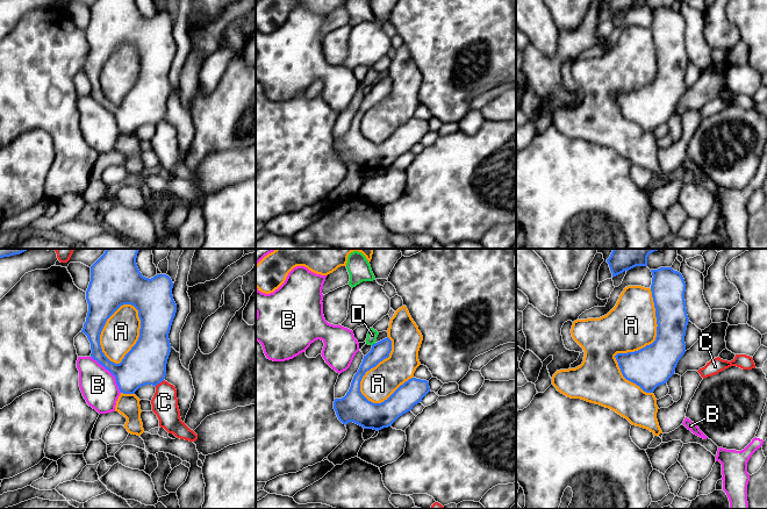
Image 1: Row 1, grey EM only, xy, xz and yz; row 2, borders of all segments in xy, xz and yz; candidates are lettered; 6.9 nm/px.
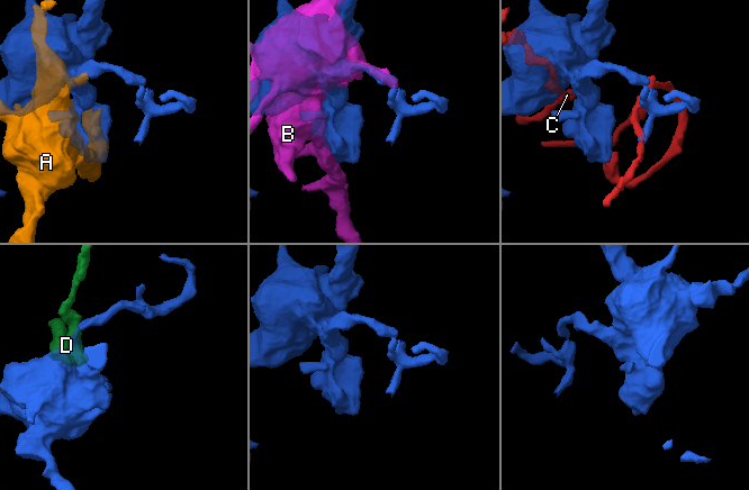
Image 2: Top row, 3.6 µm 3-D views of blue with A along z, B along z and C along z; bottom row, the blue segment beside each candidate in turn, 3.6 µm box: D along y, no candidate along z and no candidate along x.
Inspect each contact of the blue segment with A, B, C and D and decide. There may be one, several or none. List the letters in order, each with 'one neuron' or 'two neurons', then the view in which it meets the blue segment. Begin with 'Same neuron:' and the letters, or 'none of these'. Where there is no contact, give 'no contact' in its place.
Same neuron: none of these
A: two neurons; meets blue in yz
B: two neurons; meets blue in xy
C: two neurons; meets blue in xy
D: two neurons; meets blue in xz

